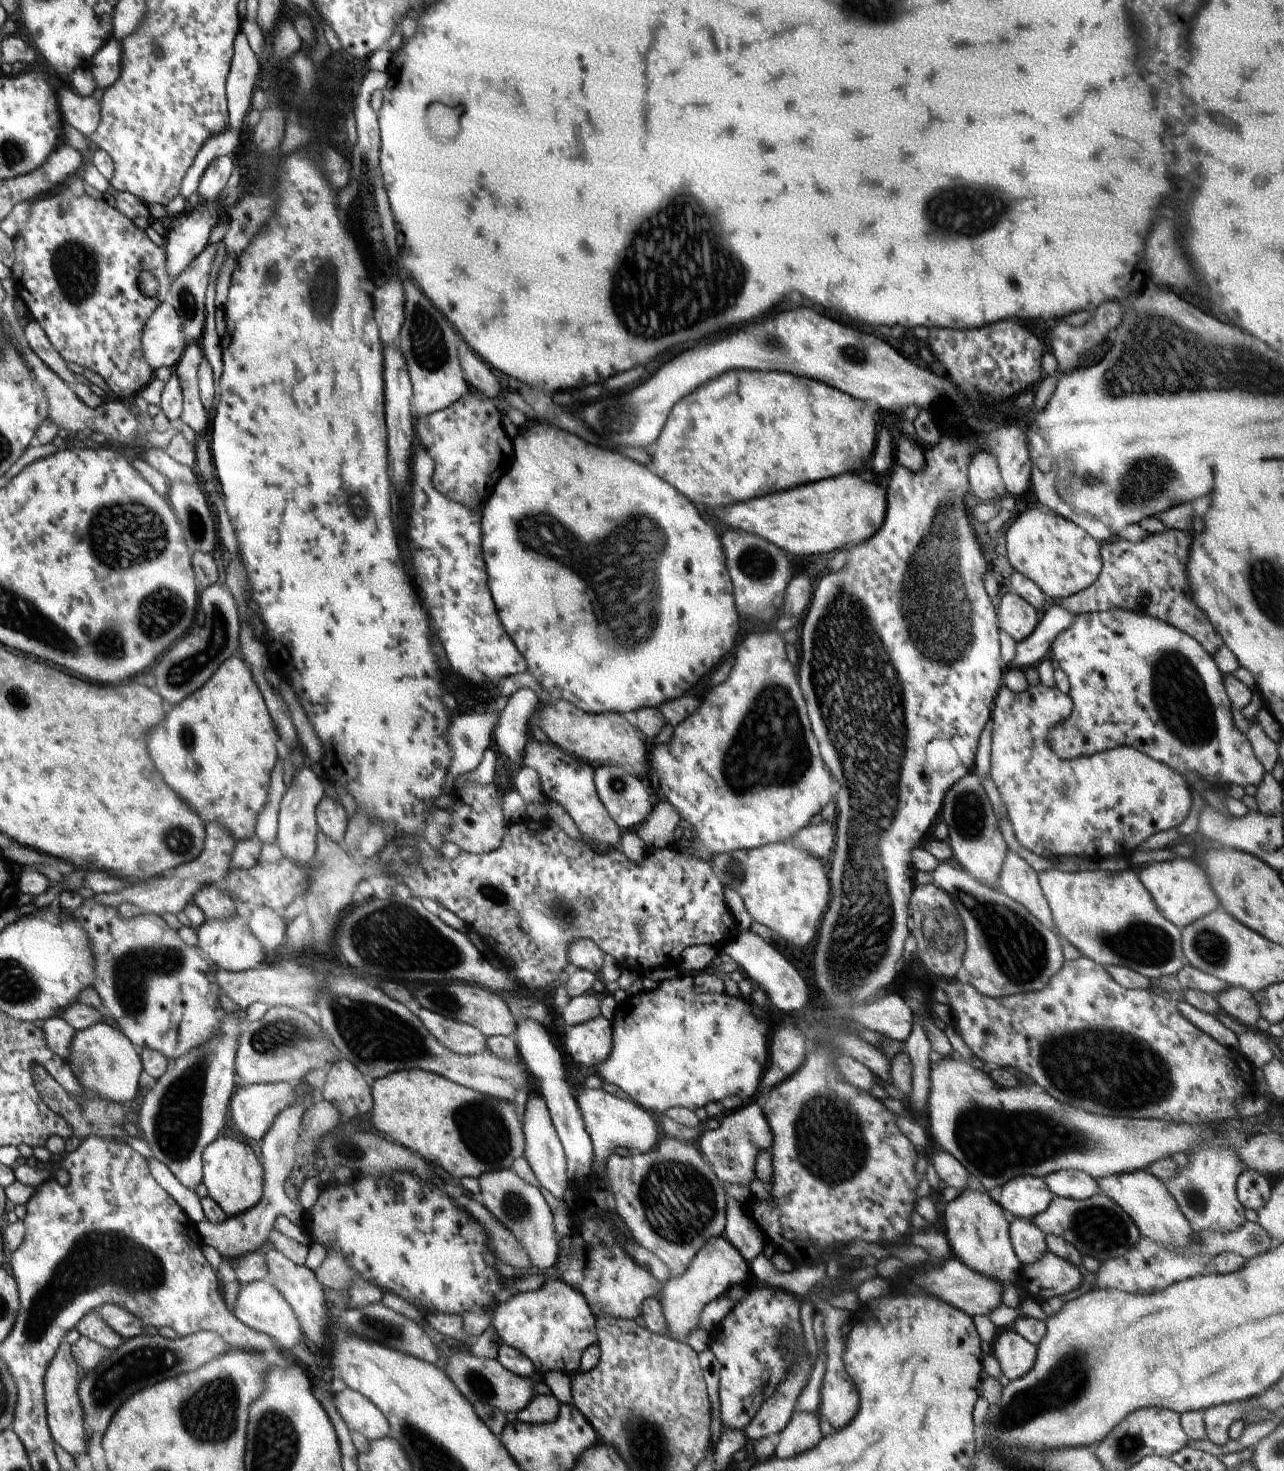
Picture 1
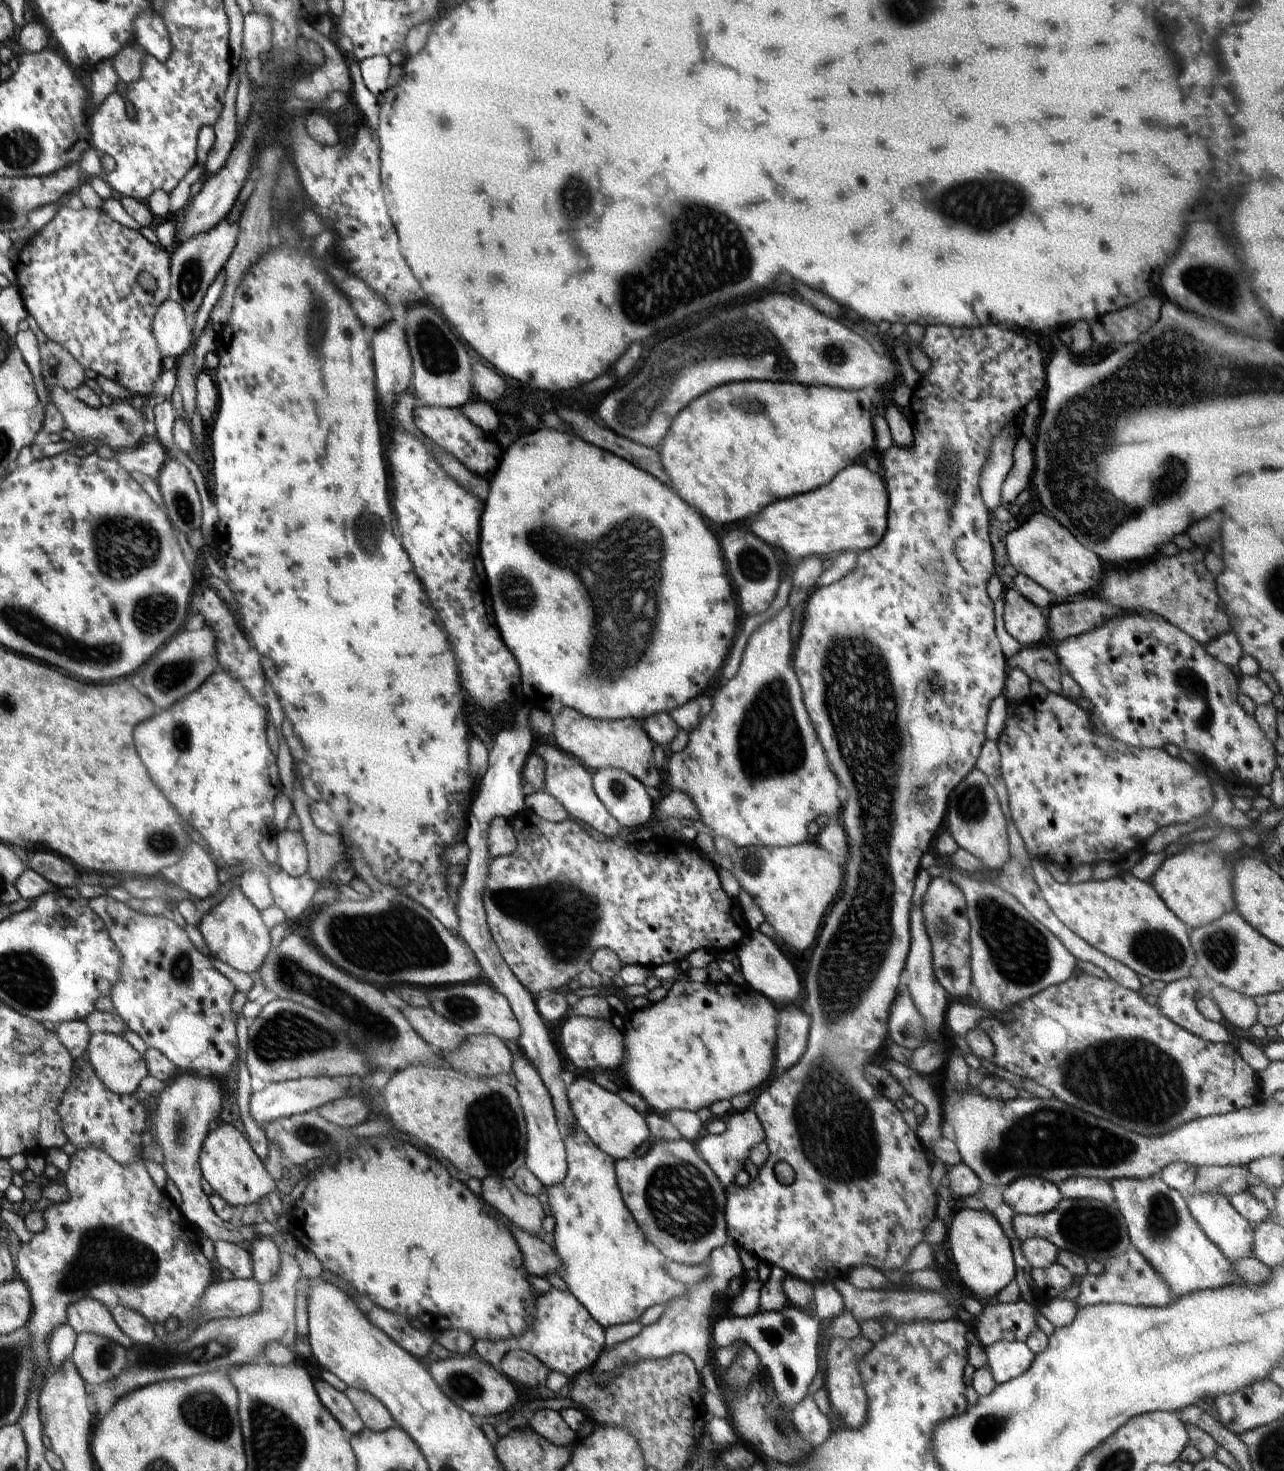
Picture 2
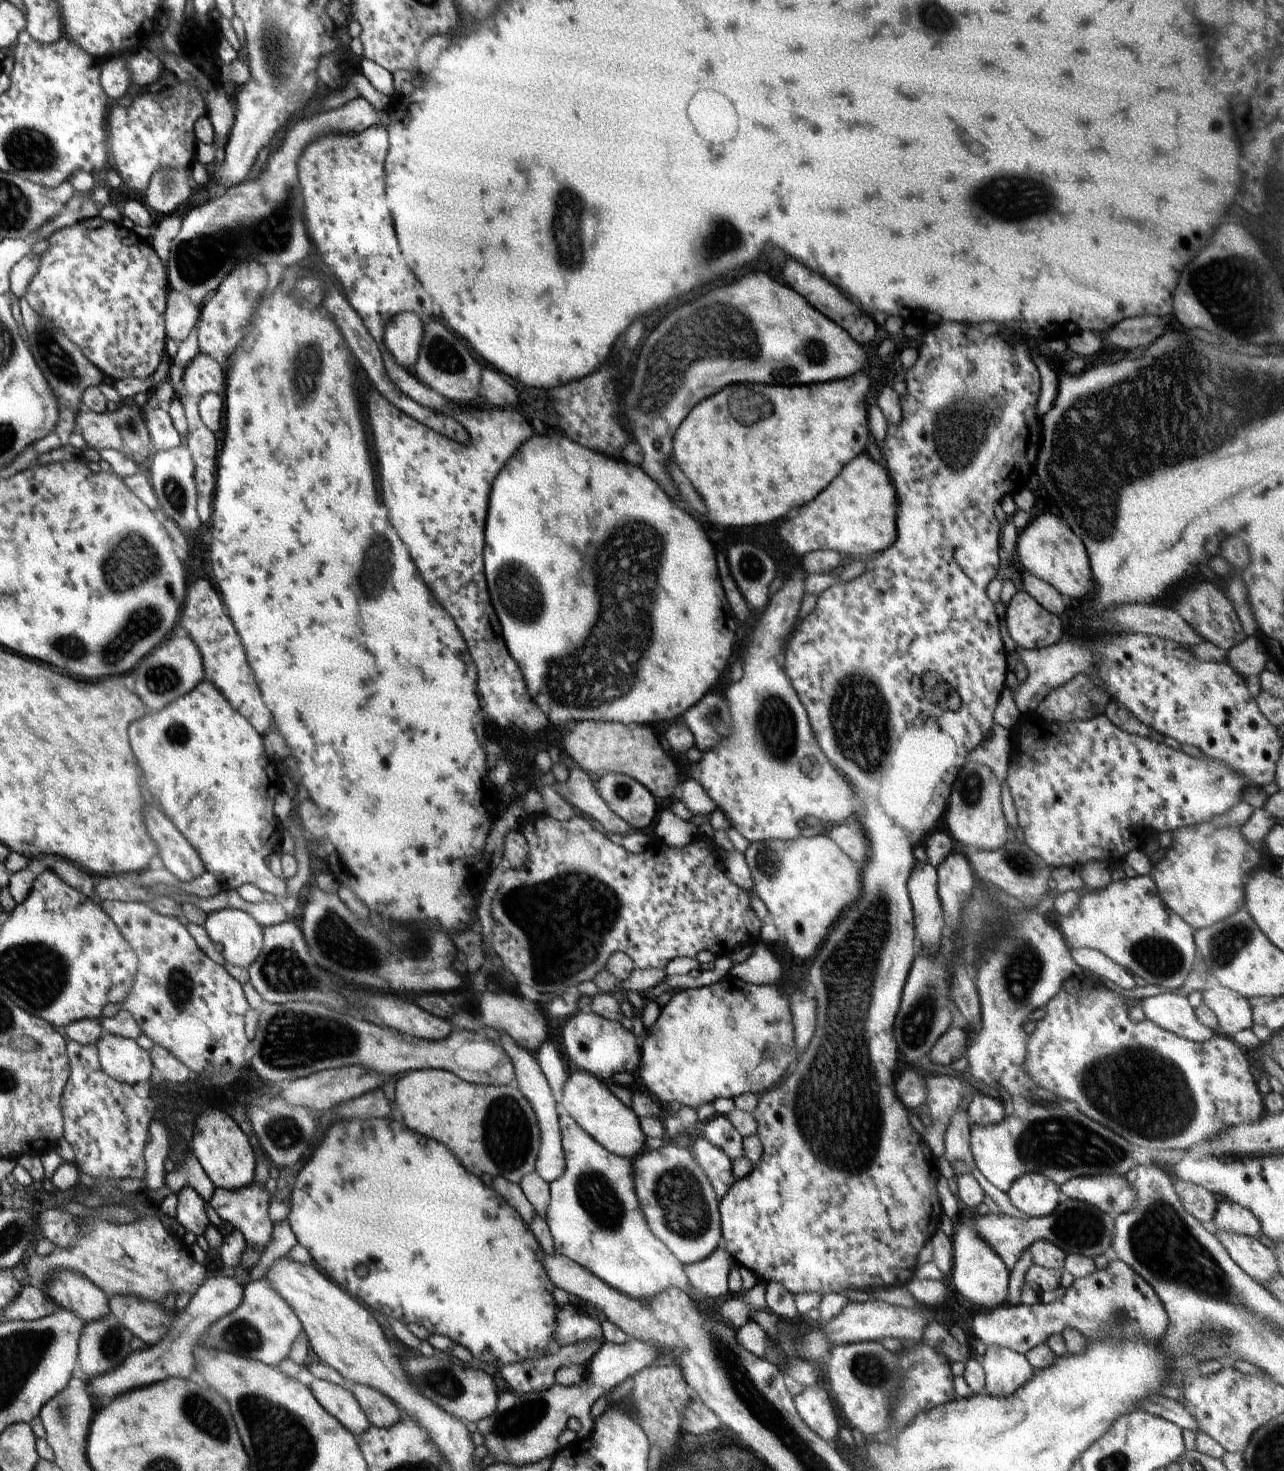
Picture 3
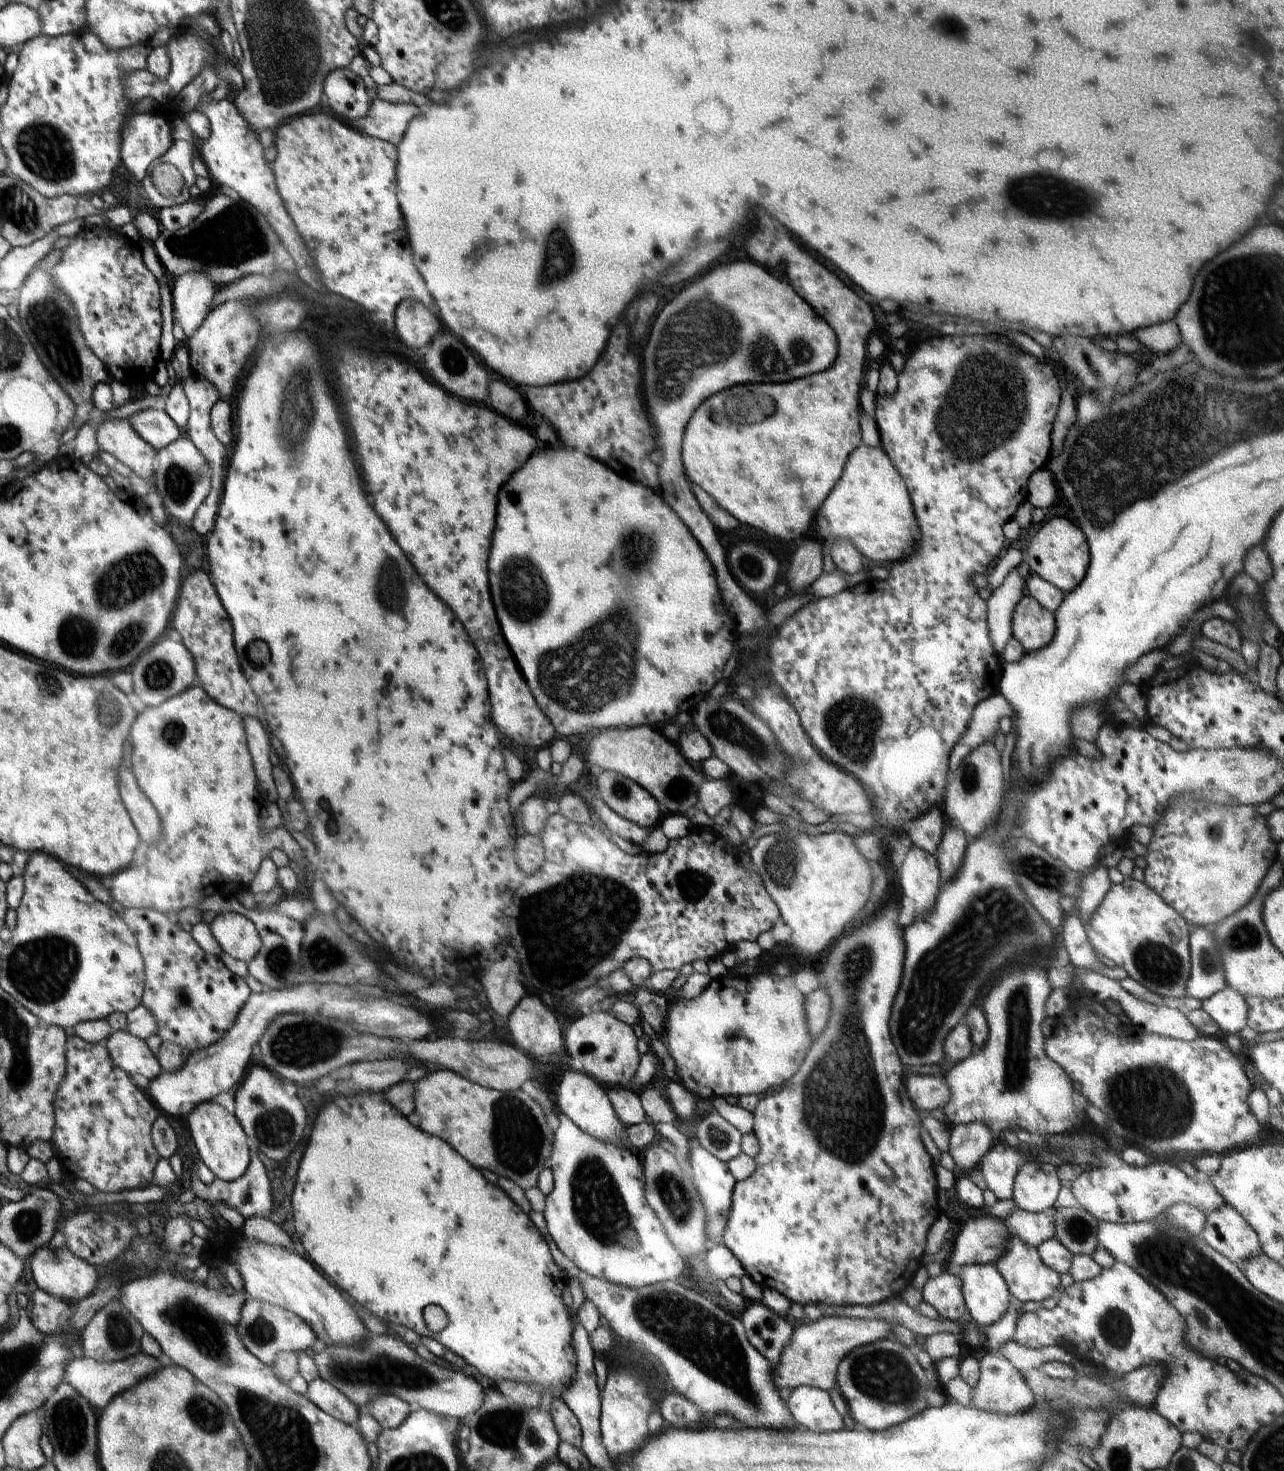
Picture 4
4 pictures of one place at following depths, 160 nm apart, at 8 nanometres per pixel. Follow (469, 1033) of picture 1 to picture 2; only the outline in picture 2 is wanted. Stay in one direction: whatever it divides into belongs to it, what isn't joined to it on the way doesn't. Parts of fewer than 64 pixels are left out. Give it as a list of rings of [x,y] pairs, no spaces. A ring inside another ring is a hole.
[[[382,990],[386,1000],[404,1012],[407,1021],[415,1028],[415,1031],[430,1045],[434,1045],[440,1051],[457,1050],[460,1043],[467,1039],[467,1032],[454,1024],[451,1020],[445,1019],[434,1009],[416,1007],[404,1004],[392,990]]]

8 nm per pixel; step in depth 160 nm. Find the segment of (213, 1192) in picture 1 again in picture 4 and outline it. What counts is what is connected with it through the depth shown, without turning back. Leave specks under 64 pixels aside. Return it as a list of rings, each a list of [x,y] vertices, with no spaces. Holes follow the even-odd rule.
[[[206,1101],[197,1104],[188,1117],[188,1126],[198,1150],[199,1159],[217,1176],[225,1181],[236,1180],[248,1168],[250,1154],[249,1138],[238,1119],[218,1103]]]

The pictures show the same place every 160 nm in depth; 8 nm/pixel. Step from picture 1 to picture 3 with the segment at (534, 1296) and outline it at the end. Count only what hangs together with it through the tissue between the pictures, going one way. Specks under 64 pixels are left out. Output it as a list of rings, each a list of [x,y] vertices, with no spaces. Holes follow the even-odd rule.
[[[570,1302],[559,1306],[557,1313],[557,1336],[555,1350],[587,1338],[601,1339],[601,1323],[576,1309]]]

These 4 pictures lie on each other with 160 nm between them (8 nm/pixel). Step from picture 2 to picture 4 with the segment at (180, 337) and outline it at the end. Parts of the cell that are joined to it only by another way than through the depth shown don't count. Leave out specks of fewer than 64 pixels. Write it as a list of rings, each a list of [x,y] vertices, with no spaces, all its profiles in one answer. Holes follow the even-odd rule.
[[[187,272],[180,275],[176,282],[174,282],[174,288],[172,288],[172,304],[173,304],[173,318],[174,322],[180,323],[182,330],[187,338],[197,329],[200,328],[204,319],[210,314],[212,310],[210,304],[214,294],[222,289],[222,286],[218,286],[211,278],[203,272]]]

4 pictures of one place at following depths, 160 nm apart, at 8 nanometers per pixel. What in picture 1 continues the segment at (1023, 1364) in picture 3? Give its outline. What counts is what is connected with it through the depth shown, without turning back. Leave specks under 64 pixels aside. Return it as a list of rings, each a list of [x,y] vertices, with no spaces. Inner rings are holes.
[[[1014,1330],[996,1334],[990,1345],[991,1355],[998,1360],[1000,1370],[1008,1380],[1024,1376],[1033,1367],[1037,1346]]]

